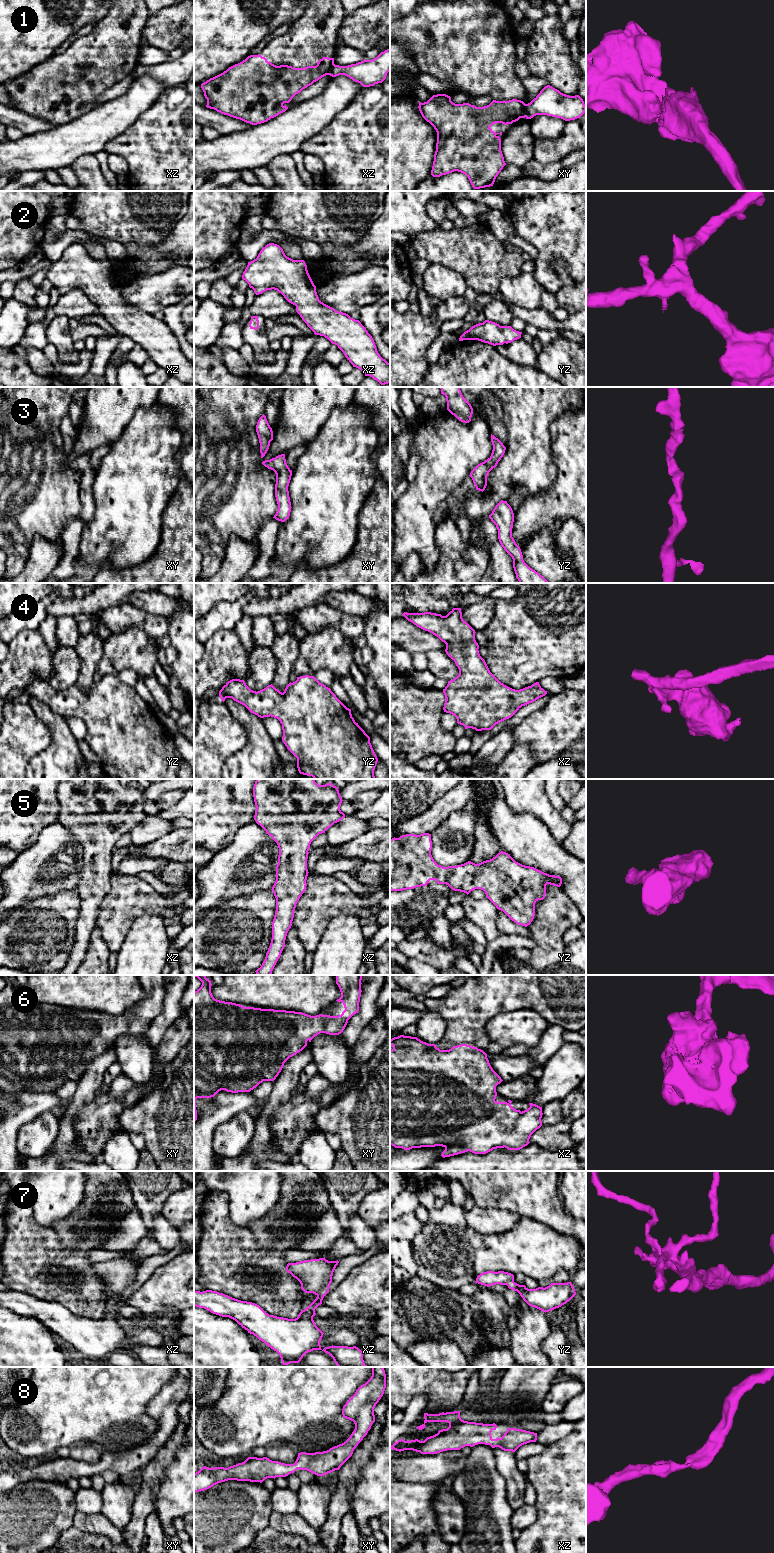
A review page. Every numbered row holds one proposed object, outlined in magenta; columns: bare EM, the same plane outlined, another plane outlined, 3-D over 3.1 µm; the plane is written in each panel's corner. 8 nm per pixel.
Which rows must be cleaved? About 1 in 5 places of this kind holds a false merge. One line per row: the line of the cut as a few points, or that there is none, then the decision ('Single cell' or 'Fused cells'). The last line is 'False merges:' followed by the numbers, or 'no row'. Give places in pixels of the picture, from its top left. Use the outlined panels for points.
1: Split along xy (526, 104), (524, 116). Fused cells
2: No split. Single cell
3: No split. Single cell
4: No split. Single cell
5: No split. Single cell
6: No split. Single cell
7: No split. Single cell
8: No split. Single cell
False merges: 1

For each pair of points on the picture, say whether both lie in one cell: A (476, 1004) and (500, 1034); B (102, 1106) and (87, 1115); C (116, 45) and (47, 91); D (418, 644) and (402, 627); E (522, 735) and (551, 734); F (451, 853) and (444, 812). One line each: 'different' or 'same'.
A: different
B: same
C: same
D: same
E: same
F: different

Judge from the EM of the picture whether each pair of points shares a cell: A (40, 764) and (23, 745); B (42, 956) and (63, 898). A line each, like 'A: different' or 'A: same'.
A: different
B: same

